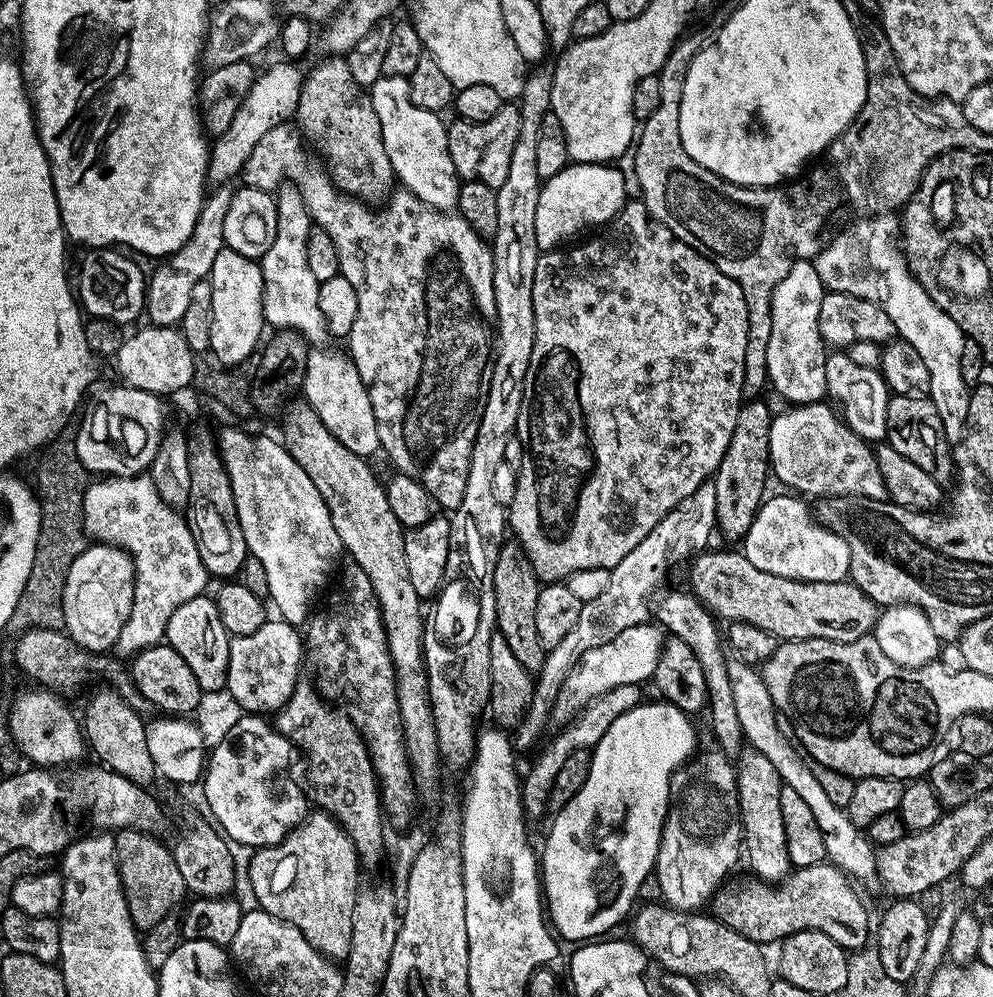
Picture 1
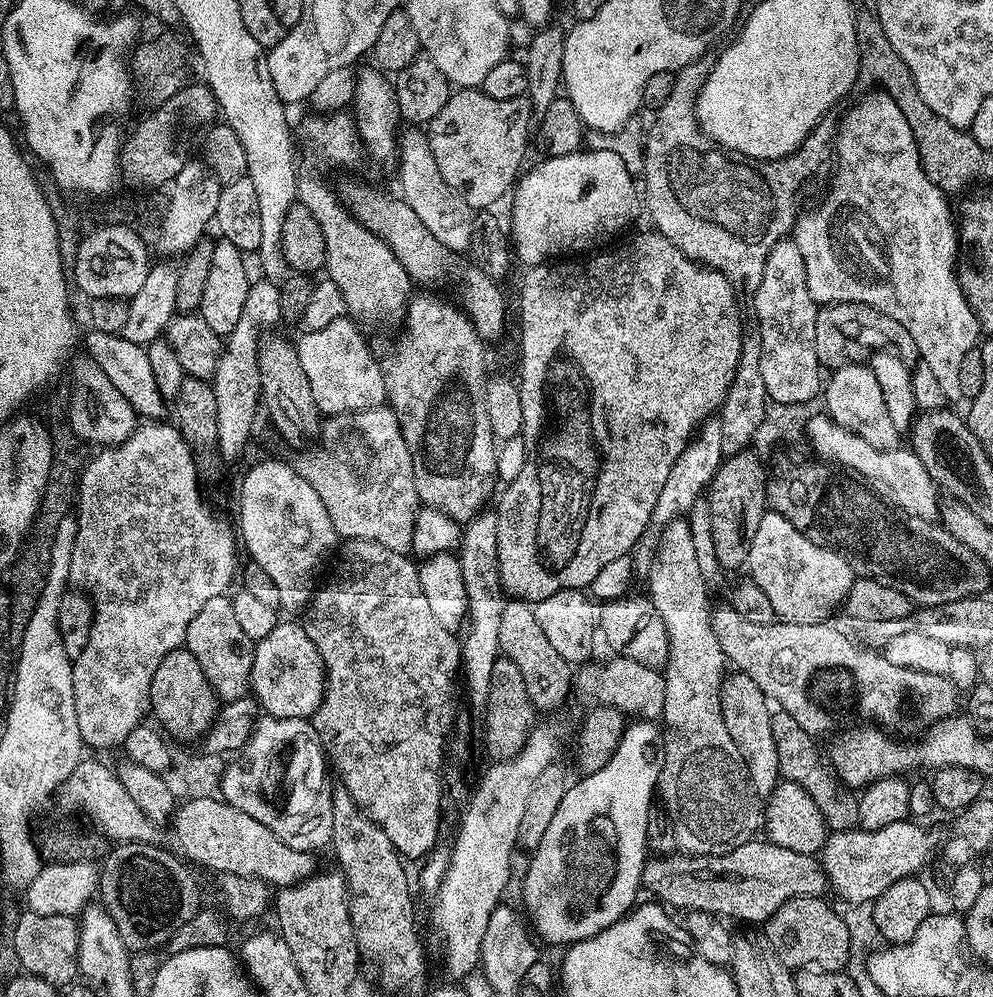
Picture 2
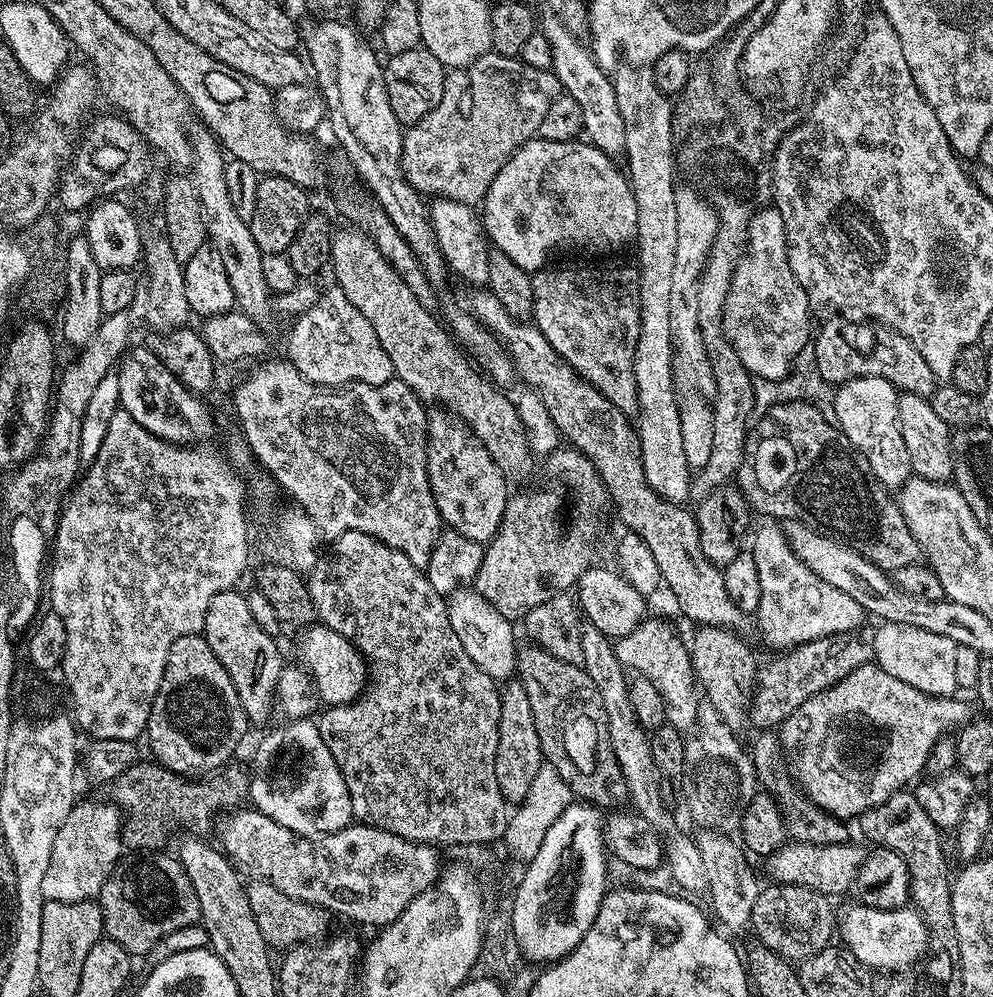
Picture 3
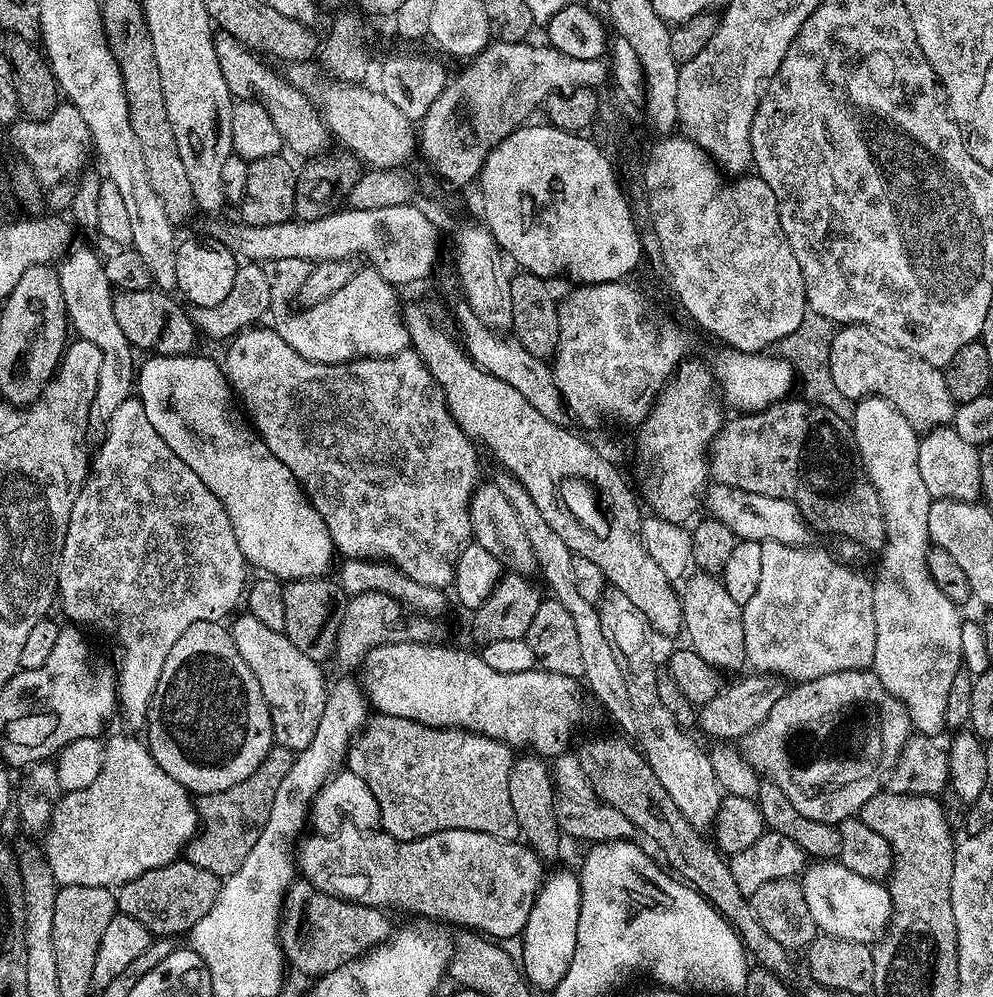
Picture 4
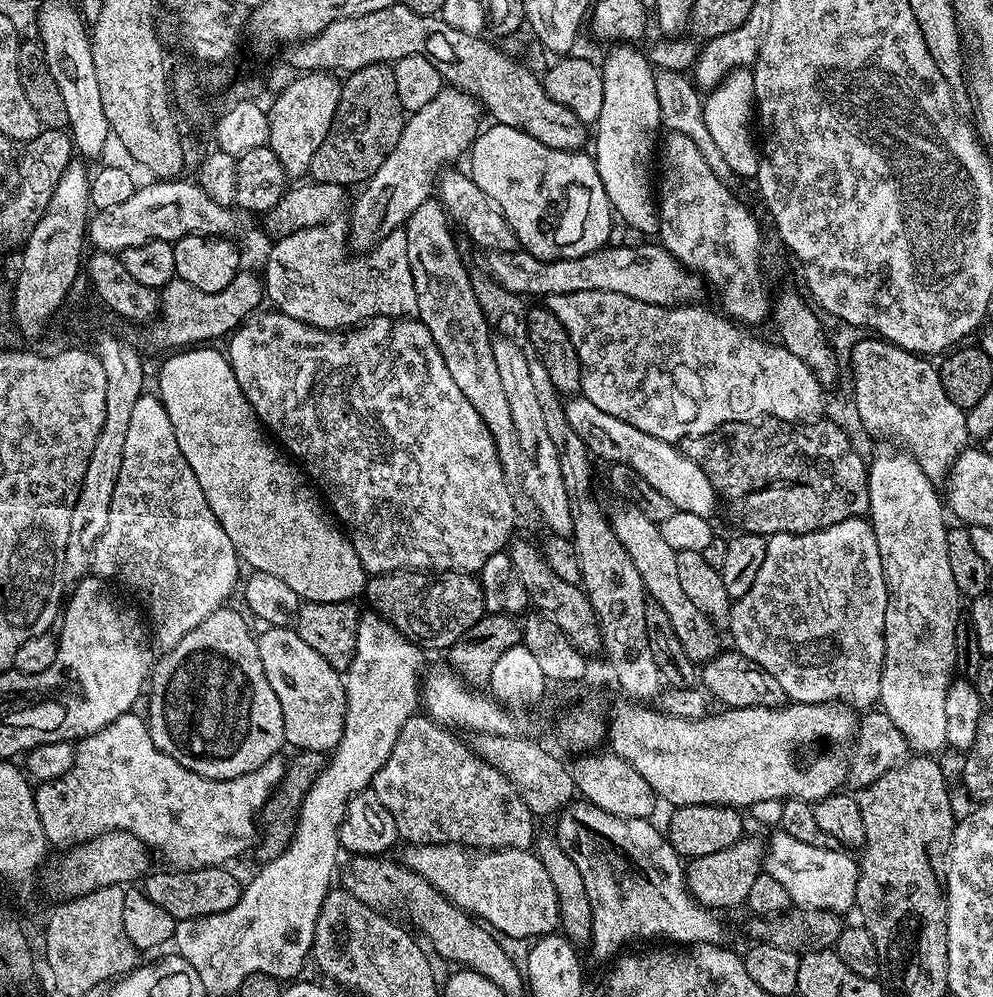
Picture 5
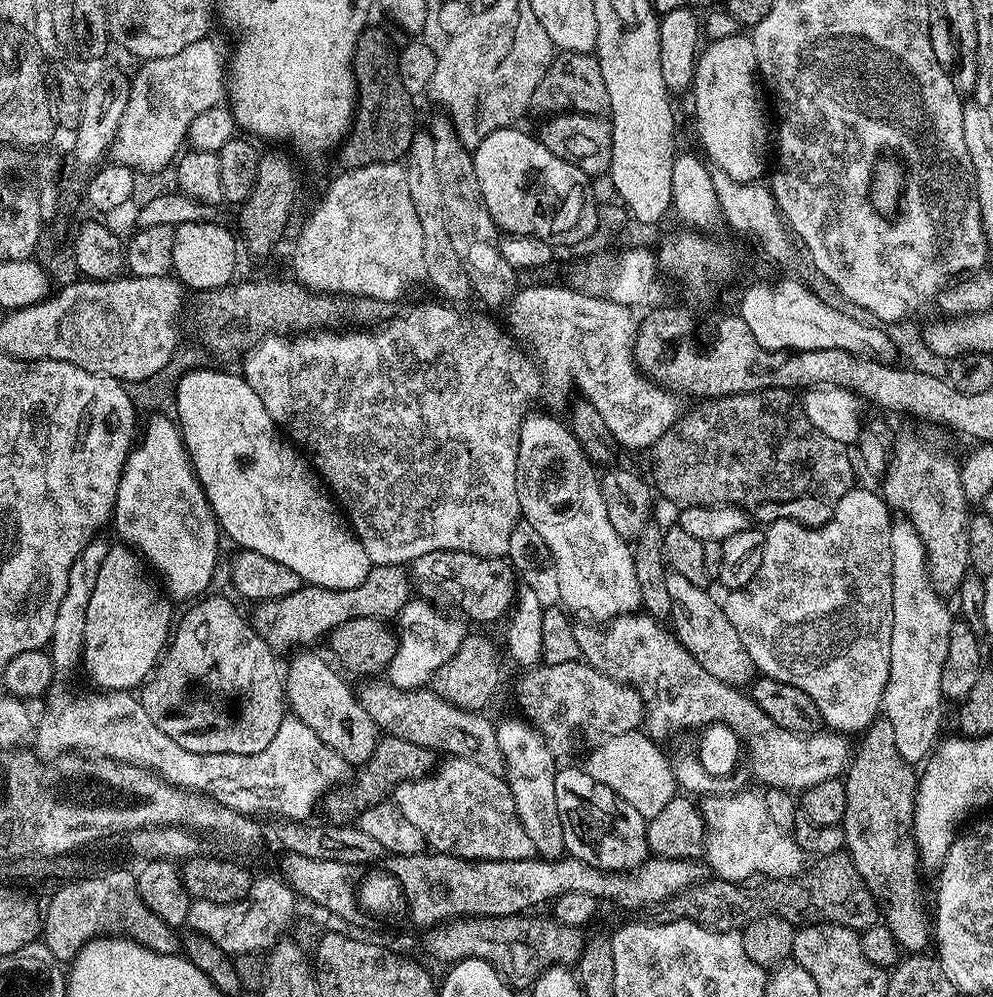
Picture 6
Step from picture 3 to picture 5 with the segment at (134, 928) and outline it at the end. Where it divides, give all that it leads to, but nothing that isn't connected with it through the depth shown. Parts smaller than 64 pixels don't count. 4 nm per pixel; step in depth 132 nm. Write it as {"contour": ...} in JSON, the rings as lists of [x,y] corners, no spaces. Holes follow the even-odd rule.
{"contour":[[[213,866],[191,870],[167,870],[168,872],[153,871],[144,876],[142,890],[178,922],[210,914],[222,914],[240,901],[242,891],[242,884],[239,884],[235,874],[227,872],[228,870],[224,866]]]}

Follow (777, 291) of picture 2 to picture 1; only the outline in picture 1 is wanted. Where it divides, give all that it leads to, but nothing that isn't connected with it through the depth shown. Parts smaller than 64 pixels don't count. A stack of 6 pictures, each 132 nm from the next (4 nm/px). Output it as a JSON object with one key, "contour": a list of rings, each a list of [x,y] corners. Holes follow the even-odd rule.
{"contour":[[[796,260],[790,266],[790,274],[778,282],[772,291],[770,302],[770,342],[766,346],[766,370],[770,388],[789,405],[818,404],[828,396],[826,386],[826,345],[818,330],[818,310],[822,310],[822,298],[825,294],[822,278],[818,278],[818,270],[812,260]]]}

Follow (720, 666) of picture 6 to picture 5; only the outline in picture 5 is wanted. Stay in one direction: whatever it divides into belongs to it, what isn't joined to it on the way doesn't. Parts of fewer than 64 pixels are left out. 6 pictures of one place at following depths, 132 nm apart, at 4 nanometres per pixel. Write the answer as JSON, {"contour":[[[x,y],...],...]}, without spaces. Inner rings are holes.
{"contour":[[[624,506],[616,513],[611,513],[612,529],[622,542],[626,554],[630,554],[630,562],[638,566],[638,574],[642,574],[644,591],[655,603],[661,604],[670,616],[670,626],[674,626],[674,634],[678,634],[678,642],[682,642],[682,650],[694,662],[705,662],[721,653],[720,636],[716,633],[717,625],[690,598],[686,598],[686,593],[682,590],[682,585],[678,583],[678,558],[675,552],[662,539],[660,526],[655,524],[650,518],[646,518],[643,507]]]}

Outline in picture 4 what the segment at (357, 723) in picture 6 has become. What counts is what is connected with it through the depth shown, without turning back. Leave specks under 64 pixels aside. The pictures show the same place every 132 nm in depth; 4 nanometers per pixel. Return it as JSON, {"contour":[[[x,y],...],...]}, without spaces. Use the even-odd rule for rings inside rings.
{"contour":[[[240,615],[231,621],[230,631],[238,654],[242,654],[254,678],[258,678],[258,686],[262,686],[262,698],[266,698],[272,719],[273,741],[294,753],[301,752],[310,746],[310,742],[314,742],[314,734],[318,734],[318,722],[322,722],[322,710],[326,710],[330,688],[327,683],[324,685],[322,667],[302,654],[283,632],[262,626],[262,622],[253,616]]]}

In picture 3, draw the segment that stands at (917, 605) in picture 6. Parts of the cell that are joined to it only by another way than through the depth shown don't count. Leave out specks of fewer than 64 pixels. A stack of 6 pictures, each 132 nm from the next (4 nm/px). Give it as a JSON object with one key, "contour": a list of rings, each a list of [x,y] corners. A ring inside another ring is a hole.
{"contour":[[[853,376],[835,389],[830,406],[836,411],[835,423],[844,437],[866,458],[877,480],[889,490],[899,490],[913,475],[910,453],[898,426],[898,390],[886,378]],[[884,622],[879,627],[872,637],[874,660],[882,670],[886,670],[886,674],[894,674],[894,678],[906,682],[906,686],[914,686],[914,690],[922,690],[928,696],[957,695],[954,654],[958,645],[950,638],[930,634],[930,630],[918,630],[918,626]]]}

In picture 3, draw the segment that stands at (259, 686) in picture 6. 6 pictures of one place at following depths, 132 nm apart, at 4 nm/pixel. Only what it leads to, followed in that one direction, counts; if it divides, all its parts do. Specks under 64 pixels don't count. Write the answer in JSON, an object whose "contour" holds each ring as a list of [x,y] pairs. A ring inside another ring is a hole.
{"contour":[[[203,635],[178,638],[178,642],[170,646],[166,670],[162,674],[158,694],[150,706],[146,741],[148,740],[148,748],[152,751],[151,759],[176,775],[203,778],[224,768],[233,759],[231,756],[235,754],[247,728],[250,728],[250,721],[238,698],[238,690],[234,690],[230,676],[218,658],[214,658],[214,650],[210,650]]]}

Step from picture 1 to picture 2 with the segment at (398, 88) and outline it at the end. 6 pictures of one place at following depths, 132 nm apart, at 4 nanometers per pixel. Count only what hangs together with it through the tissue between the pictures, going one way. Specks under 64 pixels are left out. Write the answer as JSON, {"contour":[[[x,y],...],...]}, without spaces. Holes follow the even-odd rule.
{"contour":[[[412,126],[409,132],[401,131],[398,136],[398,161],[400,160],[400,192],[399,195],[418,214],[422,226],[442,242],[453,254],[467,253],[470,246],[470,230],[474,209],[462,197],[450,190],[438,174],[438,162],[434,162],[434,154],[428,145],[427,135],[419,127]]]}

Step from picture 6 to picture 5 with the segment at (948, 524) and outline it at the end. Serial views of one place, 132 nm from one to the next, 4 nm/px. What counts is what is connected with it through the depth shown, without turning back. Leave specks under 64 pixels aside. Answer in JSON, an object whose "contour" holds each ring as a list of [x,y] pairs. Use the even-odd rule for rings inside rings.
{"contour":[[[861,338],[852,346],[850,353],[850,361],[852,360],[852,398],[851,403],[857,412],[859,427],[864,427],[872,436],[889,436],[889,441],[895,442],[903,451],[909,452],[918,462],[918,466],[922,466],[922,470],[934,482],[940,482],[947,477],[948,471],[952,469],[952,463],[960,457],[960,453],[969,447],[970,437],[966,430],[966,412],[965,409],[954,406],[954,402],[950,402],[950,398],[946,398],[946,390],[942,390],[942,382],[940,381],[940,373],[935,363],[931,364],[931,359],[925,358],[923,355],[908,352],[904,348],[900,348],[896,344],[891,344],[889,340],[879,338]]]}

